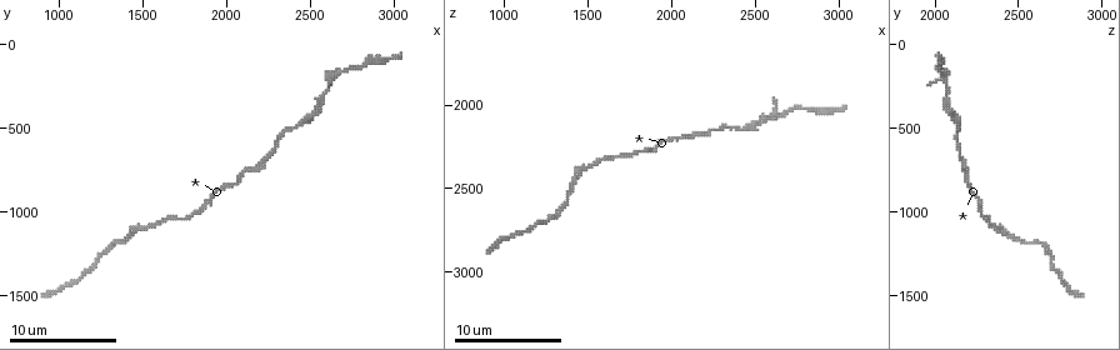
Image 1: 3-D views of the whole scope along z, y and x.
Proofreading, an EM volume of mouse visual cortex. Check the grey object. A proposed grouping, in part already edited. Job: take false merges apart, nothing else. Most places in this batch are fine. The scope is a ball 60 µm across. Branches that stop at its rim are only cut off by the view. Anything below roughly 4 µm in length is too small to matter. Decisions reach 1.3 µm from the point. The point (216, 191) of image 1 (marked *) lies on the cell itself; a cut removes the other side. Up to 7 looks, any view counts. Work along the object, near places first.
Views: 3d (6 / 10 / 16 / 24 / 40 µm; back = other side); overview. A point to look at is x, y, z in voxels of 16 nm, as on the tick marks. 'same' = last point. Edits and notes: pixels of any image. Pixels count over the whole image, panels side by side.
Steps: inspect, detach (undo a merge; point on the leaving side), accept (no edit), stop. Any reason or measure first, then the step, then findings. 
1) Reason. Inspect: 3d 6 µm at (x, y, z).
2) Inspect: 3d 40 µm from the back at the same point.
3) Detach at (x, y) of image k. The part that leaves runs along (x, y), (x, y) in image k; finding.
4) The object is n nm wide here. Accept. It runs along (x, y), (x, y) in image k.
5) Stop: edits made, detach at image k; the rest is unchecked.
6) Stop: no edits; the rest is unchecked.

Inspect: 3d 10 µm at (1040, 1460, 2780).

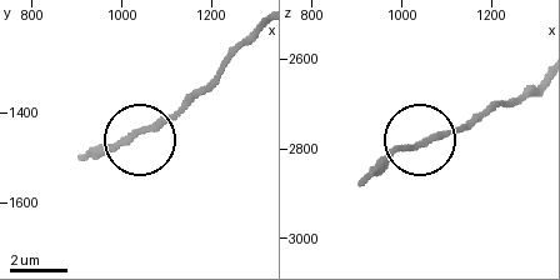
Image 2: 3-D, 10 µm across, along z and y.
Accept. It runs along (256, 31), (178, 110), (86, 158) in image 2; one cell here.

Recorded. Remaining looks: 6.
Sudden change in width. Inspect: 3d 6 µm at (2440, 460, 2140).

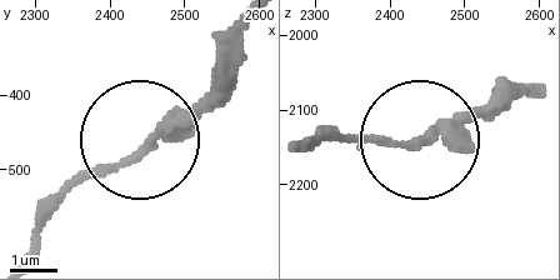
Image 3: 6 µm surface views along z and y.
Inspect: 3d 6 µm from the back at (2450, 470, 2135).

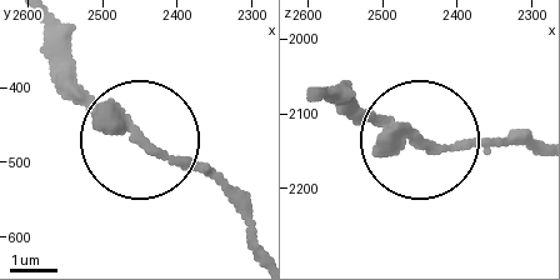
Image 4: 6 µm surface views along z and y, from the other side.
Accept. It runs along (258, 233), (221, 184), (150, 149), (59, 56) in image 4; one cell here.

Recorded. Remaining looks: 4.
Thin neck. Inspect: 3d 10 µm at (2600, 260, 2060).

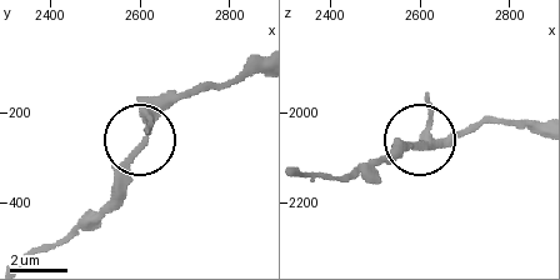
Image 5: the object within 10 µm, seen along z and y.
The object is 210 nm wide here. Accept. Continuous, no second cell.

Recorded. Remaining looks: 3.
Stop: no edits; the rest is unchecked.

